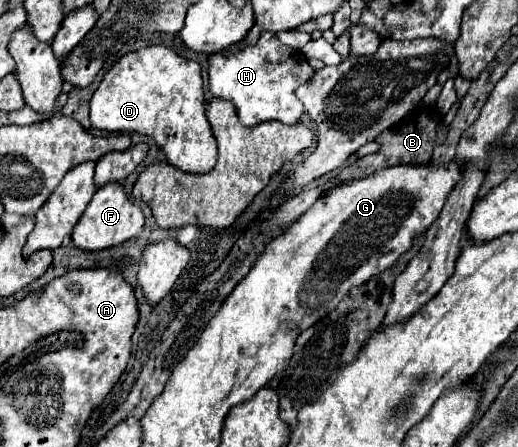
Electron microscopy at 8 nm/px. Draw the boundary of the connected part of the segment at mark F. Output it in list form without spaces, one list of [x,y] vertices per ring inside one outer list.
[[[121,183],[103,185],[103,189],[97,189],[97,193],[93,195],[85,213],[73,227],[73,243],[85,251],[99,251],[99,249],[119,245],[123,241],[139,235],[139,231],[143,229],[143,219],[145,217],[143,217],[141,207],[131,203],[131,199],[125,195]]]

